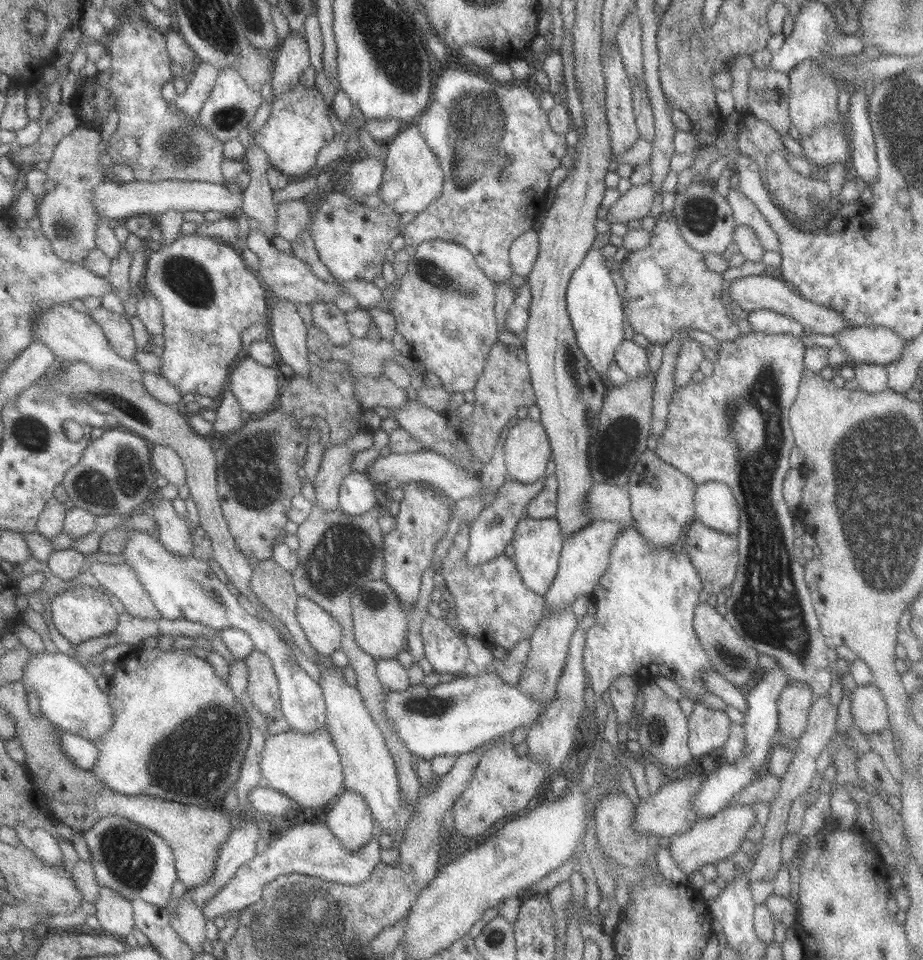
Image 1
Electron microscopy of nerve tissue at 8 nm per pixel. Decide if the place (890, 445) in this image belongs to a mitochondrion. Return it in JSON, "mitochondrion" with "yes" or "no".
{"mitochondrion":"yes"}

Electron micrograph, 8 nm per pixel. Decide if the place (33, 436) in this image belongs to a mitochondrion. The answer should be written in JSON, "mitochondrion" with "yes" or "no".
{"mitochondrion":"yes"}

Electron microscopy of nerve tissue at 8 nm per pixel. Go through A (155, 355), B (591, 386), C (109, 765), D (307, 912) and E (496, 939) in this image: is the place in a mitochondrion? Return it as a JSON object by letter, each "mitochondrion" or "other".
{"A":"other","B":"other","C":"other","D":"mitochondrion","E":"mitochondrion"}

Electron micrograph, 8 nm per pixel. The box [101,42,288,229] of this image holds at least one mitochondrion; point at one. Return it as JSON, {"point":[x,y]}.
{"point":[177,148]}

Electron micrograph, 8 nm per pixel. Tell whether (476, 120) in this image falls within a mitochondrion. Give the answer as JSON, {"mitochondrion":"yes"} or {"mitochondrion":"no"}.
{"mitochondrion":"yes"}

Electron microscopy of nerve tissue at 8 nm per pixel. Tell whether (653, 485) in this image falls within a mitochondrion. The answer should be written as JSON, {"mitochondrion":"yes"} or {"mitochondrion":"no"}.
{"mitochondrion":"yes"}

